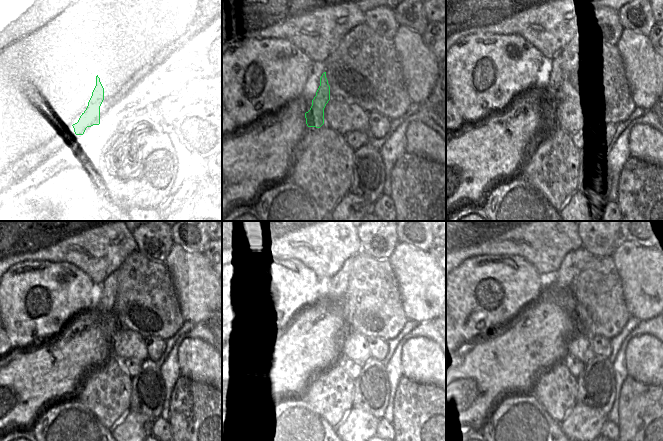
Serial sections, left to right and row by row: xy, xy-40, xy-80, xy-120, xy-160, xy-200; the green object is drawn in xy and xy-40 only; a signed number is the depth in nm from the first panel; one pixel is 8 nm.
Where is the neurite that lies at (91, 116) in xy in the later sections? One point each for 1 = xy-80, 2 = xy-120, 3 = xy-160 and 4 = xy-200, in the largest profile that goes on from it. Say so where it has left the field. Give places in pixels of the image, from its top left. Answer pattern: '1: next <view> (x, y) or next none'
1: next xy-80 (546, 97)
2: next xy-120 (110, 284)
3: next xy-160 (338, 283)
4: next xy-200 (574, 262)

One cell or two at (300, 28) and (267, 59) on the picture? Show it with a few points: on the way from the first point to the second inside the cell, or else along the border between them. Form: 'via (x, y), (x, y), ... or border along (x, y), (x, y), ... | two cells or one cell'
border along (264, 38), (284, 38), (306, 54) | two cells

